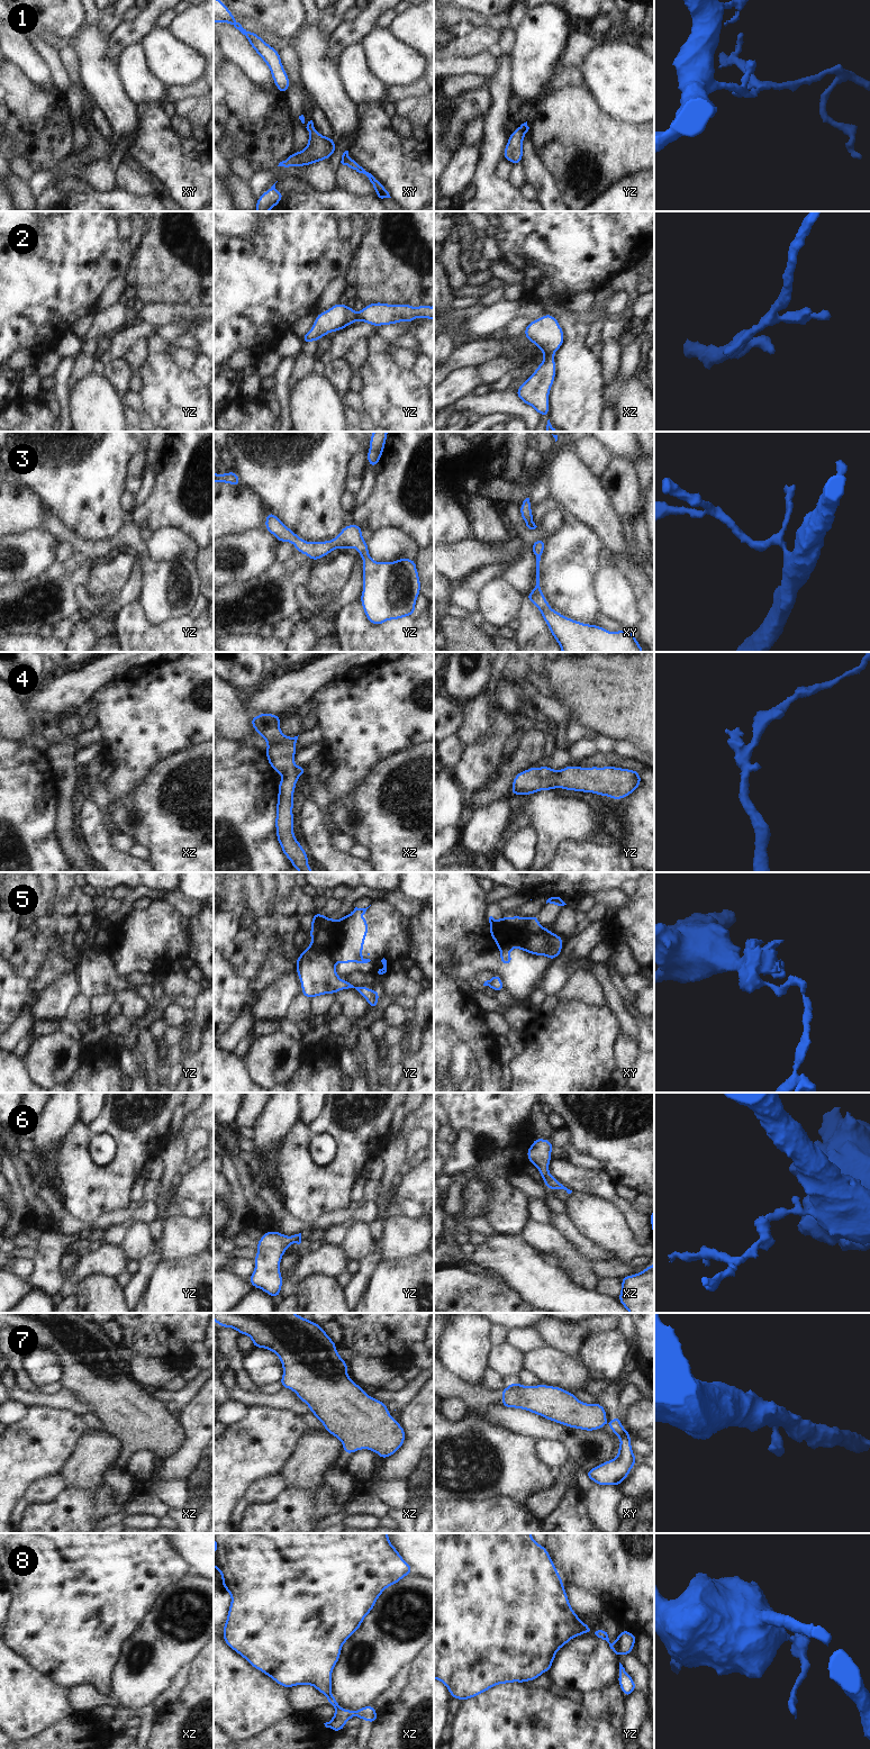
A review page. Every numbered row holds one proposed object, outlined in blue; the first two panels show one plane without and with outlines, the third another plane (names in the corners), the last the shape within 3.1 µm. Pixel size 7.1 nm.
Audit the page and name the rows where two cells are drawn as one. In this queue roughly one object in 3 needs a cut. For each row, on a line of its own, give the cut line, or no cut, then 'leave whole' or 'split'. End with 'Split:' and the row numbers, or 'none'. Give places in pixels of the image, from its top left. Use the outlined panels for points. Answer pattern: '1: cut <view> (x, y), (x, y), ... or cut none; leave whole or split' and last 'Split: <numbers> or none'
1: cut none; leave whole
2: cut none; leave whole
3: cut none; leave whole
4: cut none; leave whole
5: cut none; leave whole
6: cut none; leave whole
7: cut xz (384, 1405), (387, 1408); split
8: cut xz (329, 1692), (326, 1695); split
Split: 7, 8

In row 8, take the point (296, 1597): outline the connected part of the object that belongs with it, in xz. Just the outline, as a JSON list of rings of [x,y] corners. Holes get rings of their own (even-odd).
[[[214,1533],[214,1541],[214,1567],[221,1574],[221,1586],[232,1596],[223,1630],[226,1644],[279,1685],[288,1689],[297,1685],[312,1685],[325,1696],[332,1692],[332,1673],[341,1658],[343,1644],[360,1629],[383,1591],[413,1574],[413,1567],[391,1544],[388,1533]]]

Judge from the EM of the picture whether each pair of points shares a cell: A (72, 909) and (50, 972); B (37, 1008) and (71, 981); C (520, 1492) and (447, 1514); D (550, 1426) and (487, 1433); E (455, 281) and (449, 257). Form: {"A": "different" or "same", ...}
{"A": "different", "B": "same", "C": "different", "D": "different", "E": "same"}

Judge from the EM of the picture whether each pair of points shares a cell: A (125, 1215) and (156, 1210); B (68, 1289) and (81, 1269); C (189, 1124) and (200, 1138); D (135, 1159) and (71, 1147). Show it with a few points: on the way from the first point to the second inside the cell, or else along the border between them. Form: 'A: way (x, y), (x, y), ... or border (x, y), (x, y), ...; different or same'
A: way (133, 1214), (148, 1213); same
B: border (82, 1257), (72, 1275), (74, 1285); different
C: border (201, 1127), (196, 1129), (187, 1140); different
D: way (119, 1171), (96, 1171), (87, 1162); same

